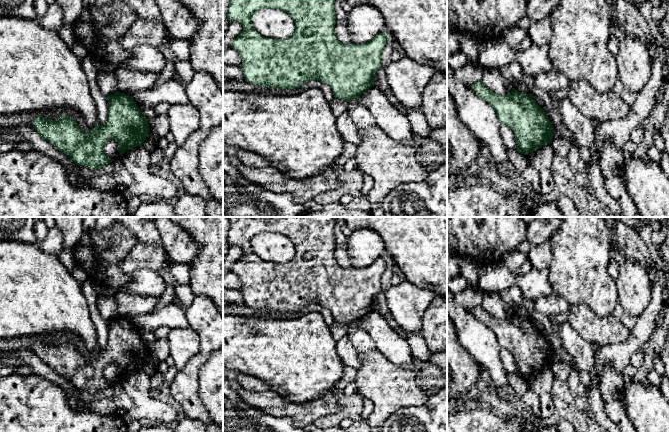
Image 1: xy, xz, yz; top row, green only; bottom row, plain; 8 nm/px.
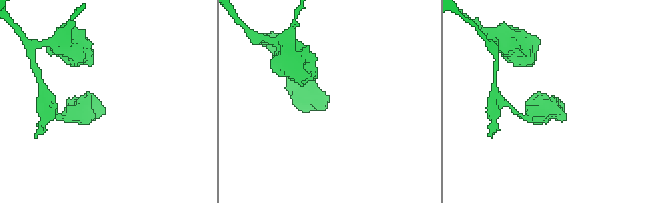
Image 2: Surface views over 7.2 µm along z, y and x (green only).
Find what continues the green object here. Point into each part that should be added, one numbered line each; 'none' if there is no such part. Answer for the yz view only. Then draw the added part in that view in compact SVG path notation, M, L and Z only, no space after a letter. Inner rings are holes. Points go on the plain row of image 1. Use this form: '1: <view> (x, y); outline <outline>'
none

